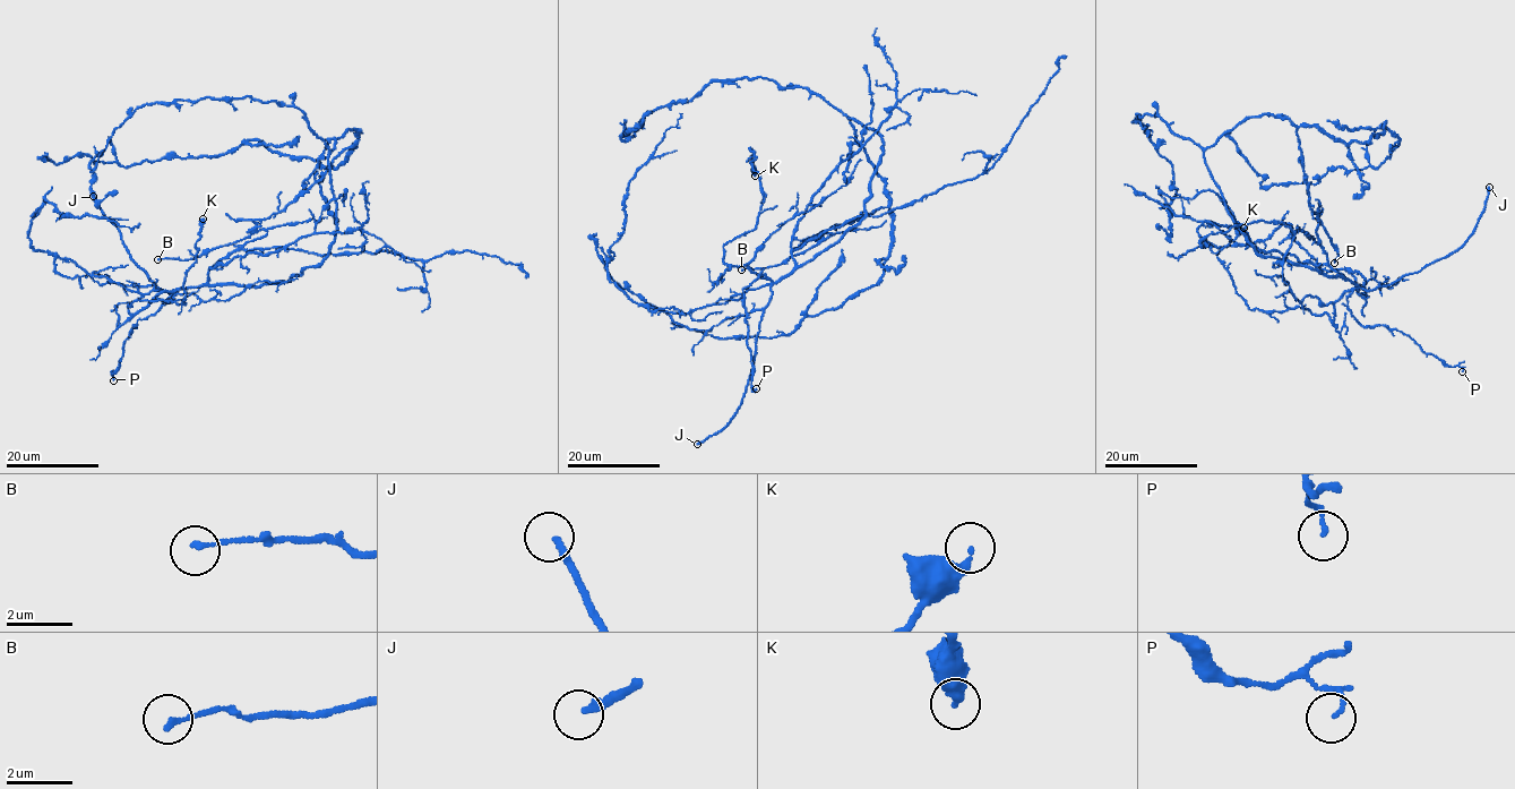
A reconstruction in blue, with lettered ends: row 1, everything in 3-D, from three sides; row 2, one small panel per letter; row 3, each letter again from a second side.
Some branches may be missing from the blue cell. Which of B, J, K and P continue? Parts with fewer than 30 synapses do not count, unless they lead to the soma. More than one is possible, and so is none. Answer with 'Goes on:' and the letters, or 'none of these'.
Goes on: J

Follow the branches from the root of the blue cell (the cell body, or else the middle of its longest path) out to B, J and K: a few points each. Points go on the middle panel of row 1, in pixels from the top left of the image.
B: (834, 225), (824, 231), (818, 242), (780, 264), (741, 269)
J: (834, 225), (823, 236), (834, 234), (791, 253), (795, 267), (771, 286), (741, 403), (697, 444)
K: (834, 225), (793, 249), (774, 282), (726, 265), (723, 247), (755, 228), (764, 198), (749, 147), (755, 176)

